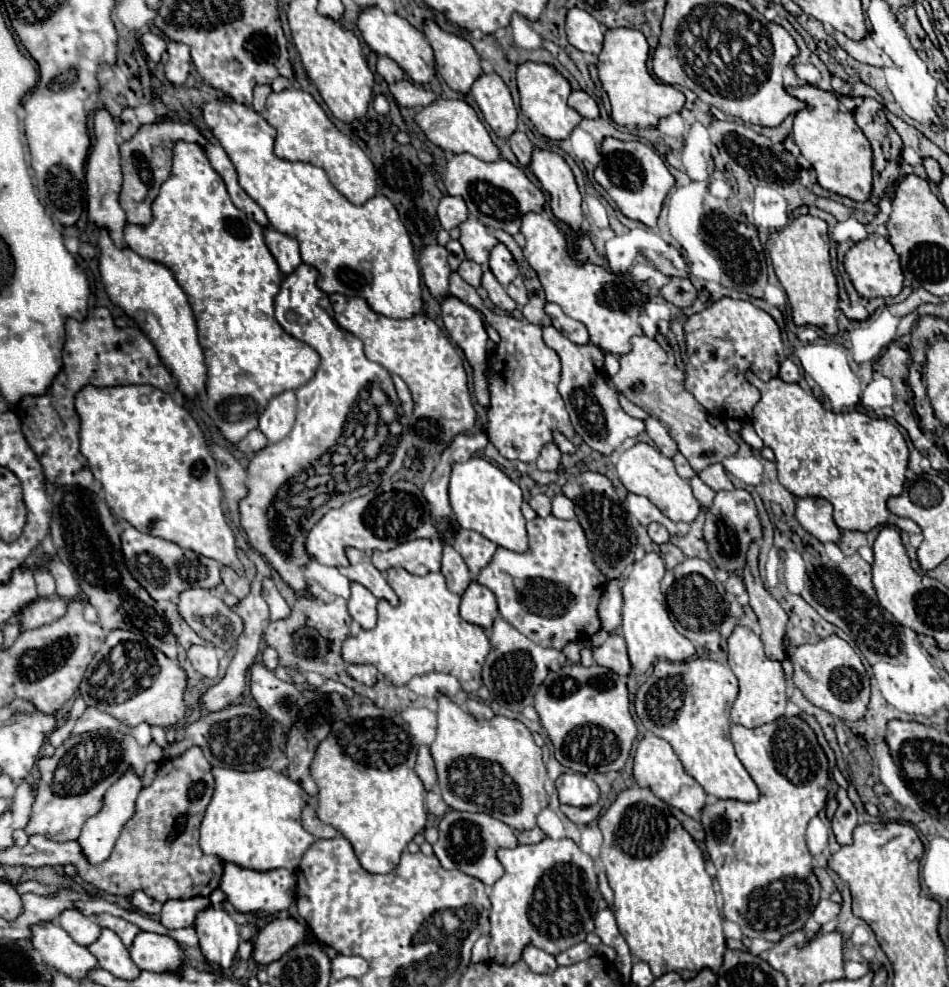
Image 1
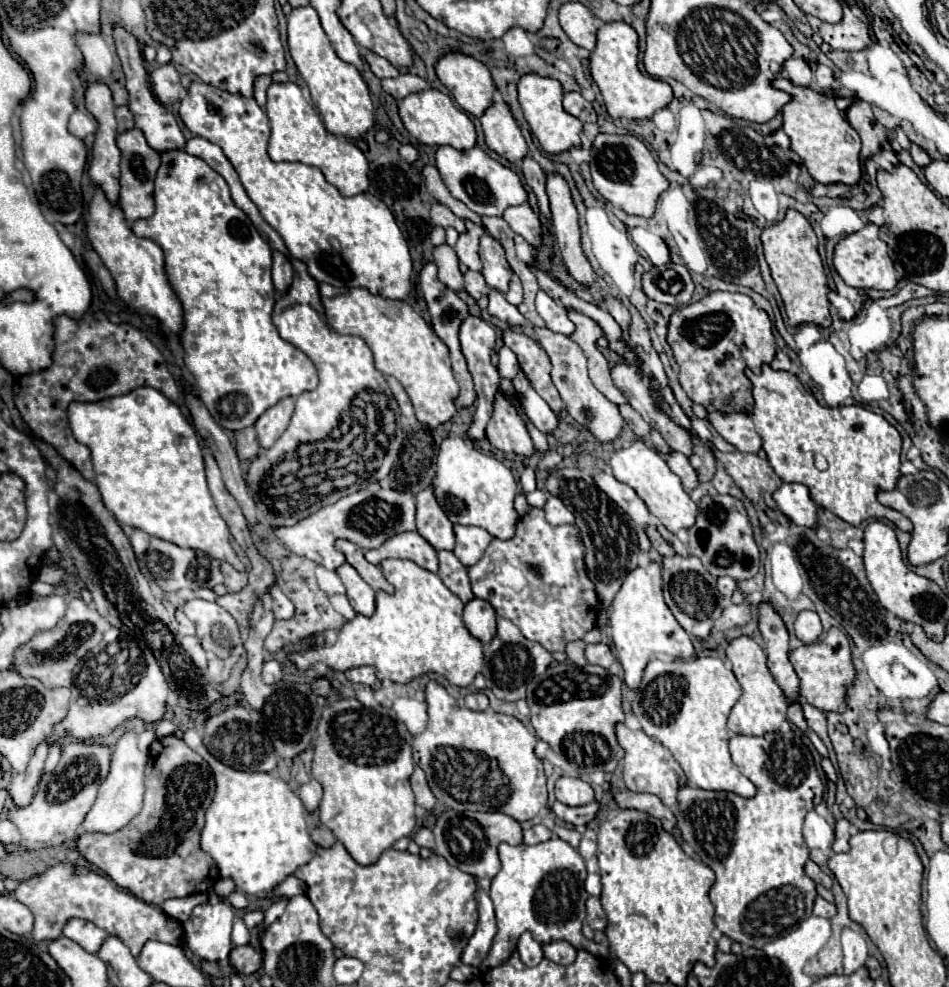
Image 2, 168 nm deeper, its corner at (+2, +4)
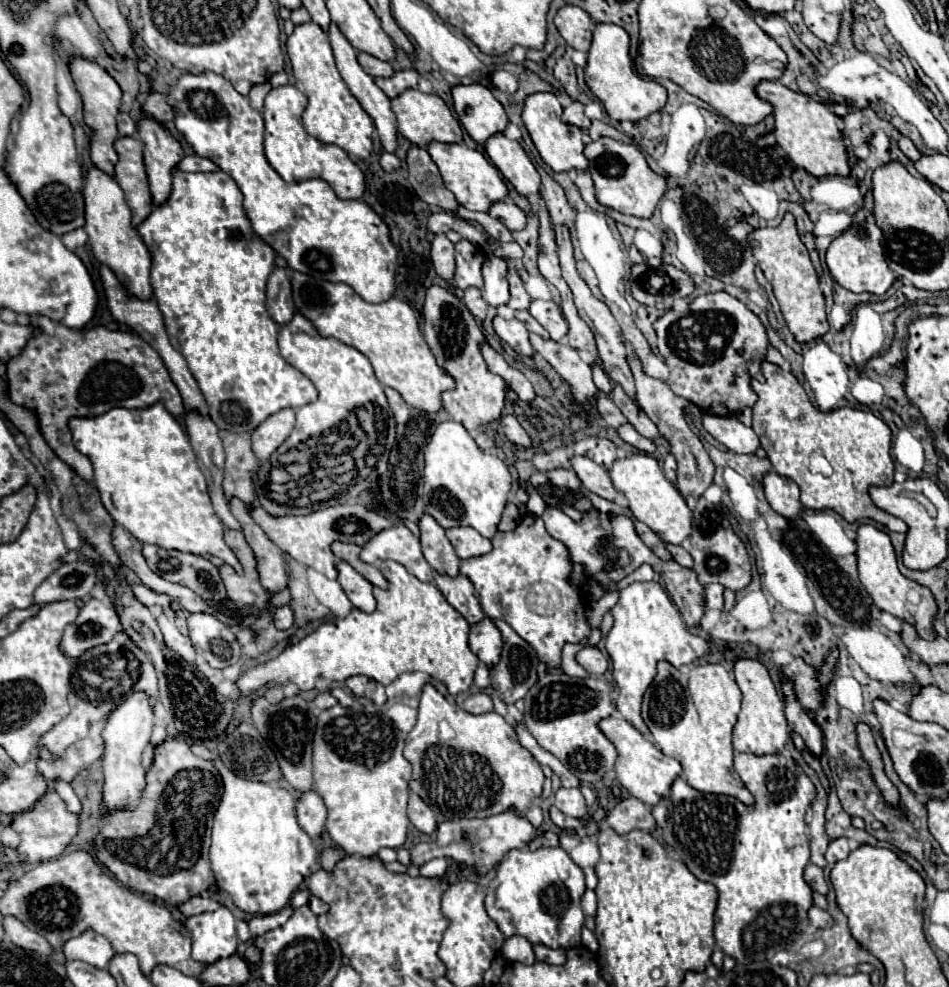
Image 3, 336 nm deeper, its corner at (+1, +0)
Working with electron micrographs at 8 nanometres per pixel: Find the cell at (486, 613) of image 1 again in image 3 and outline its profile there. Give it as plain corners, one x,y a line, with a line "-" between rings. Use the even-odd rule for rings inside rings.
483,619
481,623
471,627
469,633
469,647
475,653
475,657
479,657
481,663
485,663
487,667
495,667
499,663
501,657
501,633
499,629
493,625
491,619

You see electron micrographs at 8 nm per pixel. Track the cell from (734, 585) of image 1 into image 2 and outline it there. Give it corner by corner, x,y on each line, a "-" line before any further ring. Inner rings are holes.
718,577
718,591
724,597
732,597
732,593
736,591
736,581
732,577

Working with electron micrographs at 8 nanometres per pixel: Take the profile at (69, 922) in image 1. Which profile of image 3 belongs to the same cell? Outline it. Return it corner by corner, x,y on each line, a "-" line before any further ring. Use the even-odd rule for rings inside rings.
85,931
83,935
69,939
63,951
69,961
83,961
97,969
107,969
109,959
115,955
111,943
95,931

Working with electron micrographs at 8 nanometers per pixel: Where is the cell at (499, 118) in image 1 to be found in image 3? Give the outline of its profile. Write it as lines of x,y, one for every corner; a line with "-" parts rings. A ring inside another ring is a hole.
503,133
493,135
485,143
491,163
523,197
541,193
541,177
517,141
507,139

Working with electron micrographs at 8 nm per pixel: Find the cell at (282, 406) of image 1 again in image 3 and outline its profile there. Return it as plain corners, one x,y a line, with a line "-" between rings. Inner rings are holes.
281,409
279,413
267,417
255,431
253,431
253,453
257,459
265,461
271,453
289,437
295,425
295,411

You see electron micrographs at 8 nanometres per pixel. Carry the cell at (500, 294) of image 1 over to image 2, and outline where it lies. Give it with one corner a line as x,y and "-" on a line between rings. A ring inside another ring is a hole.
492,289
490,295
488,295
488,299
490,299
490,303
488,303
490,315
498,317
500,321
504,321
504,323
510,325
510,327
514,327
514,325
524,325
524,323
526,323
526,319
520,315
518,307
514,307
512,303
508,303
500,291

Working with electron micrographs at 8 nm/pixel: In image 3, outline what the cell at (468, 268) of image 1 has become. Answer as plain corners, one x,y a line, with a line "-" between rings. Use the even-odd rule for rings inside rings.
469,287
465,289
465,297
463,297
467,309
473,313
475,319
483,321
487,315
487,303
481,299
481,291
477,287

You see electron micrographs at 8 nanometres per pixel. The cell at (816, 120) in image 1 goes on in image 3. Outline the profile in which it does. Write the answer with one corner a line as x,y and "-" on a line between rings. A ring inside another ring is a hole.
761,81
755,87
757,95
773,105
773,117
775,117
775,129
773,135
779,143
779,147
787,153
789,159
803,167
813,177
825,177
825,175
849,175
849,163
847,163
847,149
843,143
843,135
837,129
837,117
829,111
827,105
813,101
805,93
791,91
789,87
781,85
779,81

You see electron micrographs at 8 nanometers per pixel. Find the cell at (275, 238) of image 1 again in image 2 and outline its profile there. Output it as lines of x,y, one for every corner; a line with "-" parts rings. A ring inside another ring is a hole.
274,251
274,265
272,265
272,281
274,287
284,293
292,283
292,263
286,255
280,255
280,251

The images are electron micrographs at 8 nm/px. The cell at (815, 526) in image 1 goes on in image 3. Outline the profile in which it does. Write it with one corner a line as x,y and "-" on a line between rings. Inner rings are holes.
765,473
763,477
763,489
767,503
783,517
793,519
801,513
801,503
799,503
799,487
795,481
781,477
779,473

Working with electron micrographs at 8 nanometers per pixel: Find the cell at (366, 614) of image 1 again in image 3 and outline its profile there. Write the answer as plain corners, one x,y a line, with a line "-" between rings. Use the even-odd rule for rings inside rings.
341,561
337,565
337,571
339,571
337,581
341,583
341,587
347,593
353,607
357,607
357,609
361,609
365,613
373,613
375,611
375,597
371,593
373,585
345,561

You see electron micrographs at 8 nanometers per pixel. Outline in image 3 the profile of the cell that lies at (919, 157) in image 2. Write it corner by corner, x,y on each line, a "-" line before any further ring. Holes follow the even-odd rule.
901,137
901,139
897,141
897,145
899,145
899,149
901,149
911,161
917,161
917,159
921,157
921,153
917,151
917,147
913,145
913,141
911,141
909,137

